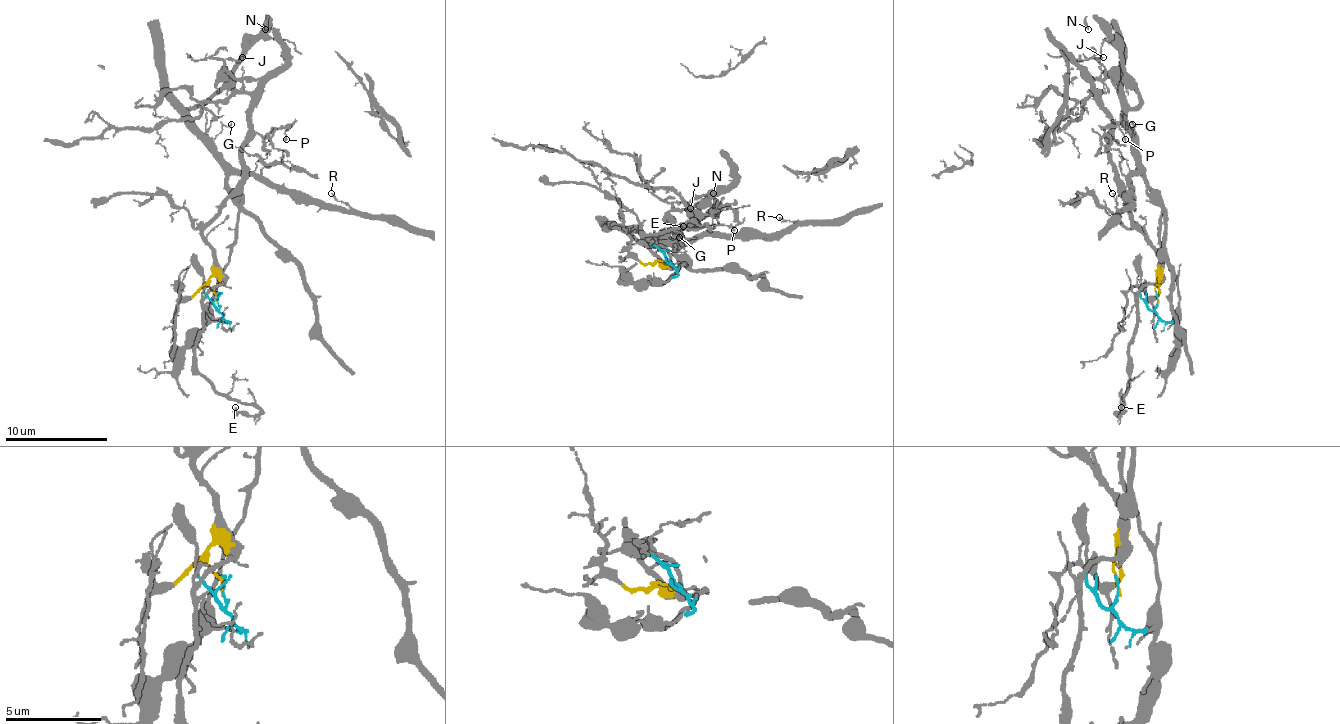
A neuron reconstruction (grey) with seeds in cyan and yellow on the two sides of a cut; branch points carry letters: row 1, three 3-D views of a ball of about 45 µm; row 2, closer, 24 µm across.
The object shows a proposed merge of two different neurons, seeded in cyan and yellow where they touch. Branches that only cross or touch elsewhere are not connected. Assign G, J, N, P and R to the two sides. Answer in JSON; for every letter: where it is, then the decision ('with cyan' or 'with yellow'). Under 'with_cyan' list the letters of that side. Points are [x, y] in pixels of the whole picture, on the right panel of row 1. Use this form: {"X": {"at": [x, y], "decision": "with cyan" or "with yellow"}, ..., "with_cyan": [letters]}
{"G": {"at": [1132, 124], "decision": "with cyan"}, "J": {"at": [1103, 57], "decision": "with yellow"}, "N": {"at": [1088, 29], "decision": "with cyan"}, "P": {"at": [1125, 139], "decision": "with yellow"}, "R": {"at": [1112, 193], "decision": "with cyan"}, "with_cyan": ["G", "N", "R"]}

